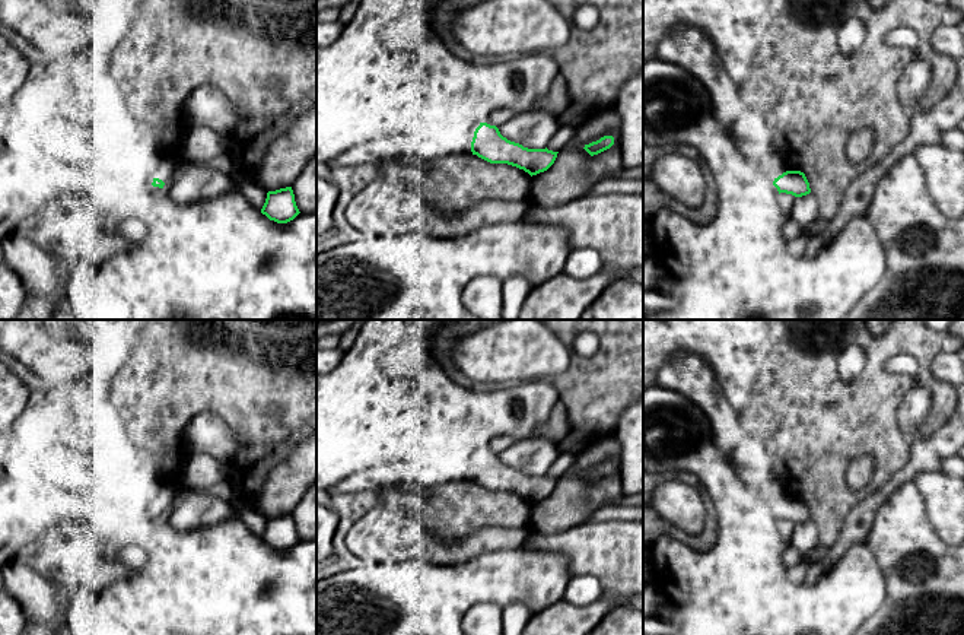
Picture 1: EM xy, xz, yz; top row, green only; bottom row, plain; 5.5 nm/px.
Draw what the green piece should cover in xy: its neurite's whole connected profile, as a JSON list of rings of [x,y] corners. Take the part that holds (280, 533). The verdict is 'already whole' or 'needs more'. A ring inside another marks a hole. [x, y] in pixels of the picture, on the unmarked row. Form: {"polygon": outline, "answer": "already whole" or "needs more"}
{"polygon": [[[292,514],[268,518],[261,540],[277,550],[293,547],[300,539],[296,533]]], "answer": "already whole"}

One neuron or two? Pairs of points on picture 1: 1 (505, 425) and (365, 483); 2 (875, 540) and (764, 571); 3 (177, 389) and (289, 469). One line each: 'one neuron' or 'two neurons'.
1: two neurons
2: two neurons
3: two neurons

